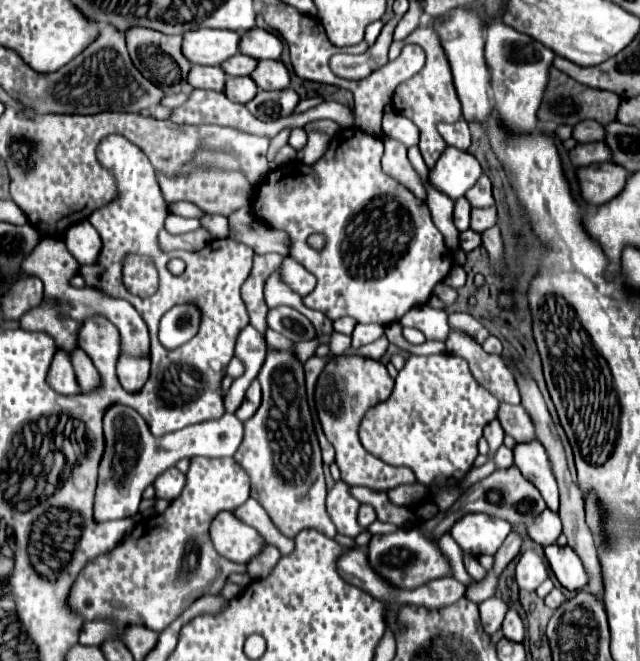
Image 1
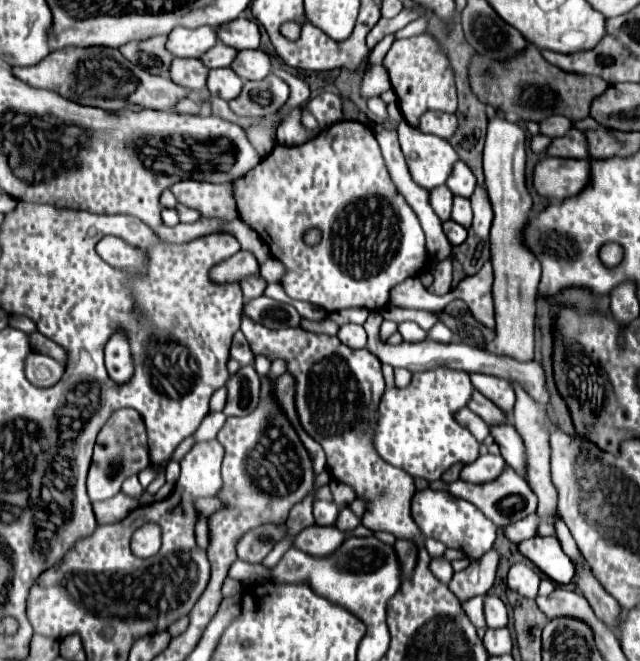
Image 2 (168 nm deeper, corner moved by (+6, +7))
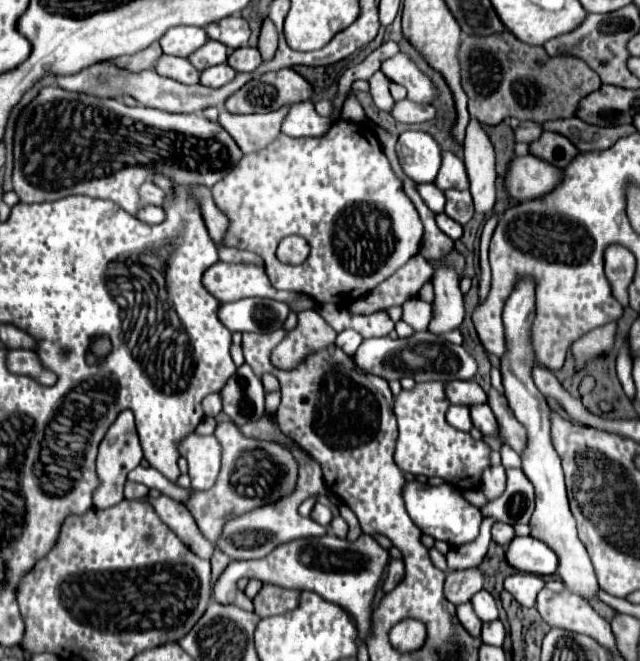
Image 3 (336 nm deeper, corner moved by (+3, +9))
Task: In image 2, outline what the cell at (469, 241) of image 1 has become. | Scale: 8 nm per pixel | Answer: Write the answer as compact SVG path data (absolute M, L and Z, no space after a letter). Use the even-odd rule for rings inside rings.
M444 221L444 223L442 223L442 229L444 229L444 233L446 233L446 237L448 237L448 241L450 241L452 245L464 243L464 239L466 239L466 229L464 229L462 225L458 225L458 223L454 223L454 221Z

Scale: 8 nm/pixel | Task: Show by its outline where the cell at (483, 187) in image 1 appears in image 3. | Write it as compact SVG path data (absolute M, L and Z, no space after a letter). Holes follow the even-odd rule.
M445 151L435 183L443 191L447 191L447 189L459 189L459 191L469 189L469 177L467 177L467 169L463 165L463 159Z

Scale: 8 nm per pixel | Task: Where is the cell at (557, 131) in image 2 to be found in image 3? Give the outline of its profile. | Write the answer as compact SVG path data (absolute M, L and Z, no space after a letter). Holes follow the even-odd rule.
M525 121L519 125L519 129L515 131L515 139L517 141L525 141L525 143L533 143L537 137L541 137L543 133L543 125L535 123L535 121Z

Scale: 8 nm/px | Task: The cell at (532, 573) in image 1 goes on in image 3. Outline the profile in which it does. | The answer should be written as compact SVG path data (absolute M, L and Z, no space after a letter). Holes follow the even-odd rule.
M517 571L505 579L505 589L523 605L523 607L533 607L537 593L543 589L545 581L541 575L535 573L525 573Z

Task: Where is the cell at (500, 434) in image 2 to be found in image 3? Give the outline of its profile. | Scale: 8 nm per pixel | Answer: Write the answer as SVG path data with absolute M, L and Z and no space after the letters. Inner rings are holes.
M473 405L471 407L471 419L473 425L487 437L491 435L499 435L499 425L497 419L493 415L493 411L489 409L489 405Z

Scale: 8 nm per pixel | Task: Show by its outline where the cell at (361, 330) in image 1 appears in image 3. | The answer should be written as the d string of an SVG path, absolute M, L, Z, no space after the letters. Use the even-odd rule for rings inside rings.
M345 329L345 331L341 331L341 333L337 335L335 345L341 347L341 349L345 349L345 353L353 355L353 353L357 351L357 347L361 345L361 341L363 341L363 337L361 337L355 329Z

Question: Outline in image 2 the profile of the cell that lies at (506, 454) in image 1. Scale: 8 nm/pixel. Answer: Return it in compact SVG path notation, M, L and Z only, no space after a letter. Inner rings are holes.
M480 455L474 463L464 465L460 479L468 483L490 483L504 471L506 461L500 455Z

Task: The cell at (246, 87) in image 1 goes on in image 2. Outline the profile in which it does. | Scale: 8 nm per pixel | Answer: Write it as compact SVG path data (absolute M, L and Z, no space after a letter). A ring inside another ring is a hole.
M212 69L206 79L206 87L214 97L220 97L224 101L230 101L240 95L242 89L242 79L234 75L232 69Z

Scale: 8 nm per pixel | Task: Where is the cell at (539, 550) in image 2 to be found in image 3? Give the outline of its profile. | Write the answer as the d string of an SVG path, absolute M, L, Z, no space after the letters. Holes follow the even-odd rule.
M515 537L507 547L507 561L519 571L537 575L557 573L557 555L549 545L537 541L535 537Z

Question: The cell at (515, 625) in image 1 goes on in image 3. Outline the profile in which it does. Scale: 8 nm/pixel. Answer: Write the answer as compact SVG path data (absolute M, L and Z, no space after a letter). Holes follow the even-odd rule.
M481 589L473 599L471 599L473 609L477 611L477 615L481 617L481 621L489 623L489 621L497 621L499 619L499 609L495 599L491 597L491 593L487 593L485 589Z

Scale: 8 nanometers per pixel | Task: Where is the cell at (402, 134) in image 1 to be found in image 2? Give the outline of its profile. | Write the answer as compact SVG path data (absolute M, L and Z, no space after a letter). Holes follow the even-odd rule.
M372 97L372 99L368 101L368 109L370 109L374 115L378 115L380 119L388 119L388 113L386 113L386 103L384 103L380 97Z

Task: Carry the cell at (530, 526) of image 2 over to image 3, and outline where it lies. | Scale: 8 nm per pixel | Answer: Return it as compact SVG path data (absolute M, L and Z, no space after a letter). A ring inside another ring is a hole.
M499 521L493 525L491 533L493 533L493 541L497 541L503 547L507 547L515 537L515 529L509 523L499 523Z

